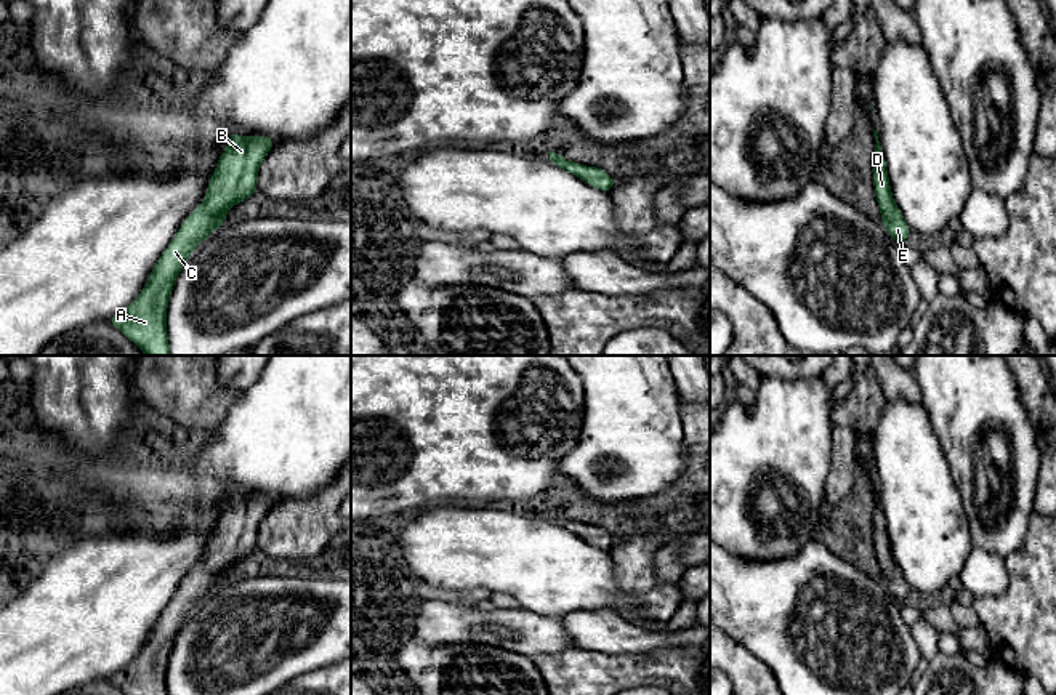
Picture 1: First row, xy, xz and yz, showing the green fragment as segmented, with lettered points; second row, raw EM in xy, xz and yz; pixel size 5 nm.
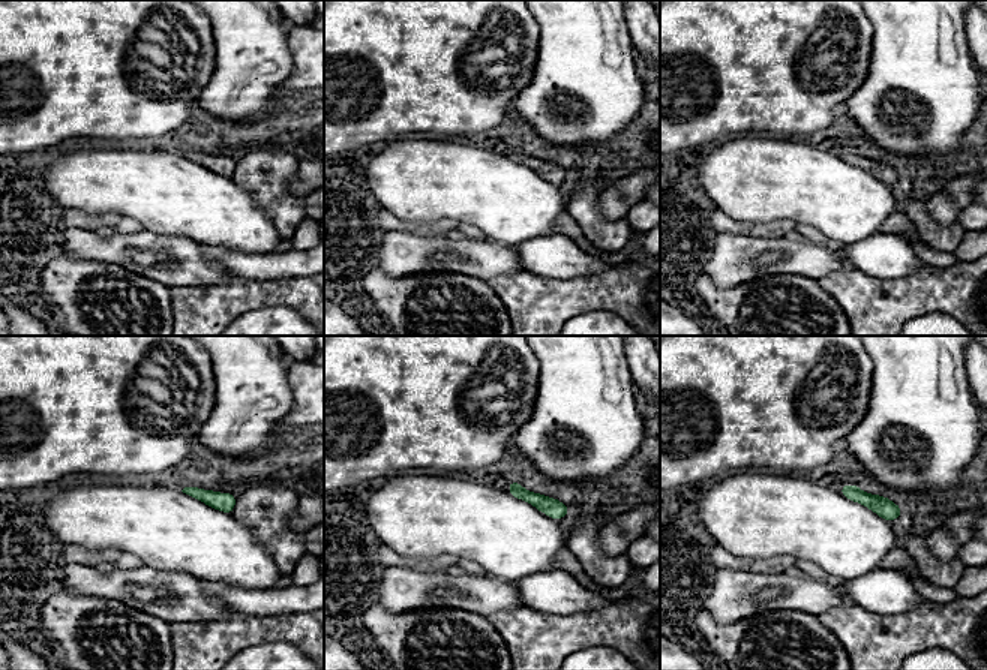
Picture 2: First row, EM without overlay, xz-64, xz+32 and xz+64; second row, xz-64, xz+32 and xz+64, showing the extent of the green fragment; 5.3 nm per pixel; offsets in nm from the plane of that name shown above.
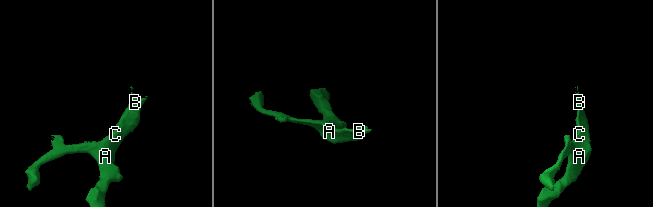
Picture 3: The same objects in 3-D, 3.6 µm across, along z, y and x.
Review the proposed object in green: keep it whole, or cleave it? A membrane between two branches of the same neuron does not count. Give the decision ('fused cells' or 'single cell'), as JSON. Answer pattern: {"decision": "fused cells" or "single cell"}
{"decision": "single cell"}

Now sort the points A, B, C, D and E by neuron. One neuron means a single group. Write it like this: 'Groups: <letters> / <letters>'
Groups: A B C D E

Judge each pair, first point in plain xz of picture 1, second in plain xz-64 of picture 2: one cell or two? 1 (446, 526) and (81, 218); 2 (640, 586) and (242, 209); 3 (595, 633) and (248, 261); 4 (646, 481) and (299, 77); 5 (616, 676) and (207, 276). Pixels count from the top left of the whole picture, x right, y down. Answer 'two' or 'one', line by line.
1: two
2: two
3: one
4: two
5: two

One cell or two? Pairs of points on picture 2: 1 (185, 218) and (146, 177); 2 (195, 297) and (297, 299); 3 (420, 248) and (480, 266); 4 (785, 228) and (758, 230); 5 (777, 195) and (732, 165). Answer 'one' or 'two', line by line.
1: one
2: one
3: one
4: one
5: one

